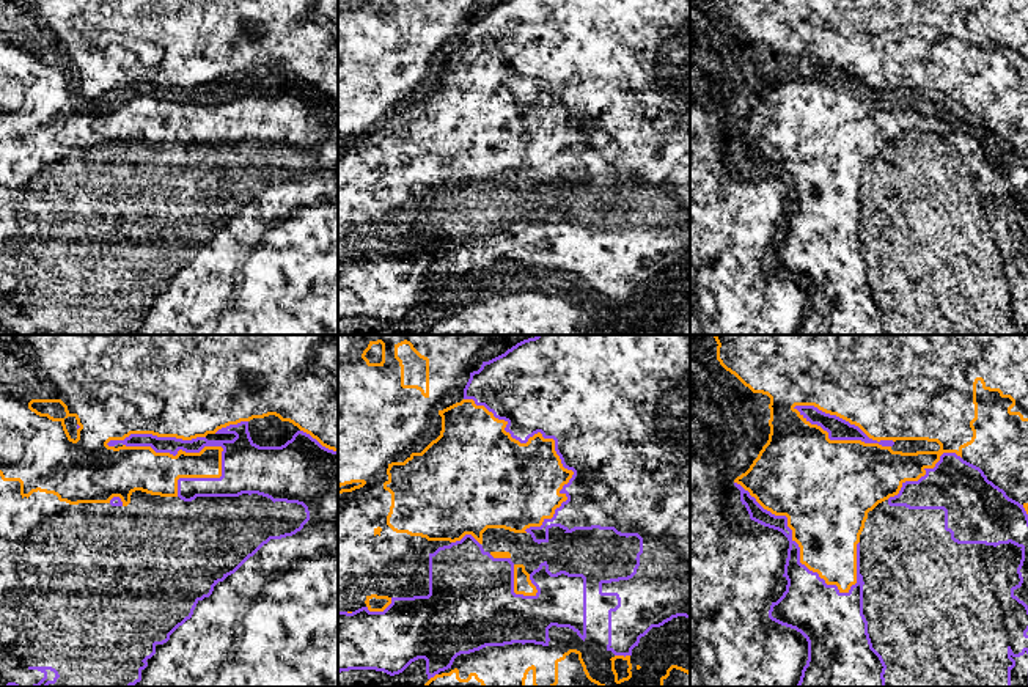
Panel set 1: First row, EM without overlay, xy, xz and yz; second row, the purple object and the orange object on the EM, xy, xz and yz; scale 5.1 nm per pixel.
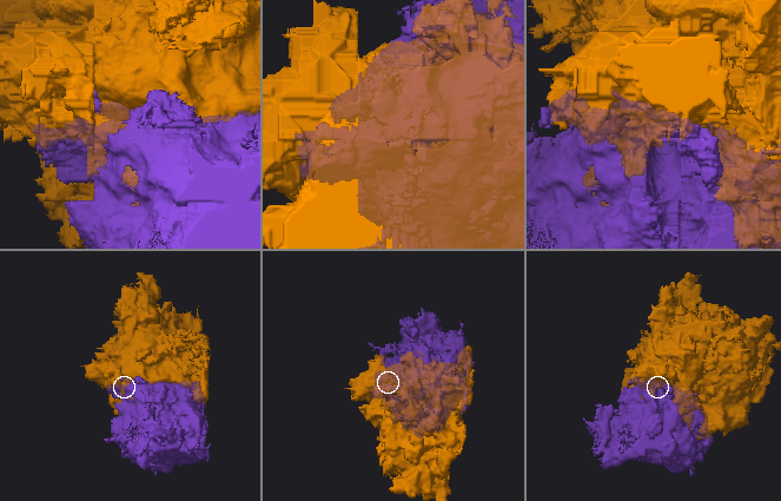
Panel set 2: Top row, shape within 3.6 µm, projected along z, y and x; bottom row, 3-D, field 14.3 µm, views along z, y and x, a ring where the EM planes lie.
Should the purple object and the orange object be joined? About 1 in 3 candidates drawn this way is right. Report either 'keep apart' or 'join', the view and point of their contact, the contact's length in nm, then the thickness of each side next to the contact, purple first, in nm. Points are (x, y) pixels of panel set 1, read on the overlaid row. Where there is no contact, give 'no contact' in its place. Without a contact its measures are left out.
keep apart; meets purple in xz at (552, 437); contact 750 nm long; 500 nm thick on the purple side, 360 nm on the other

